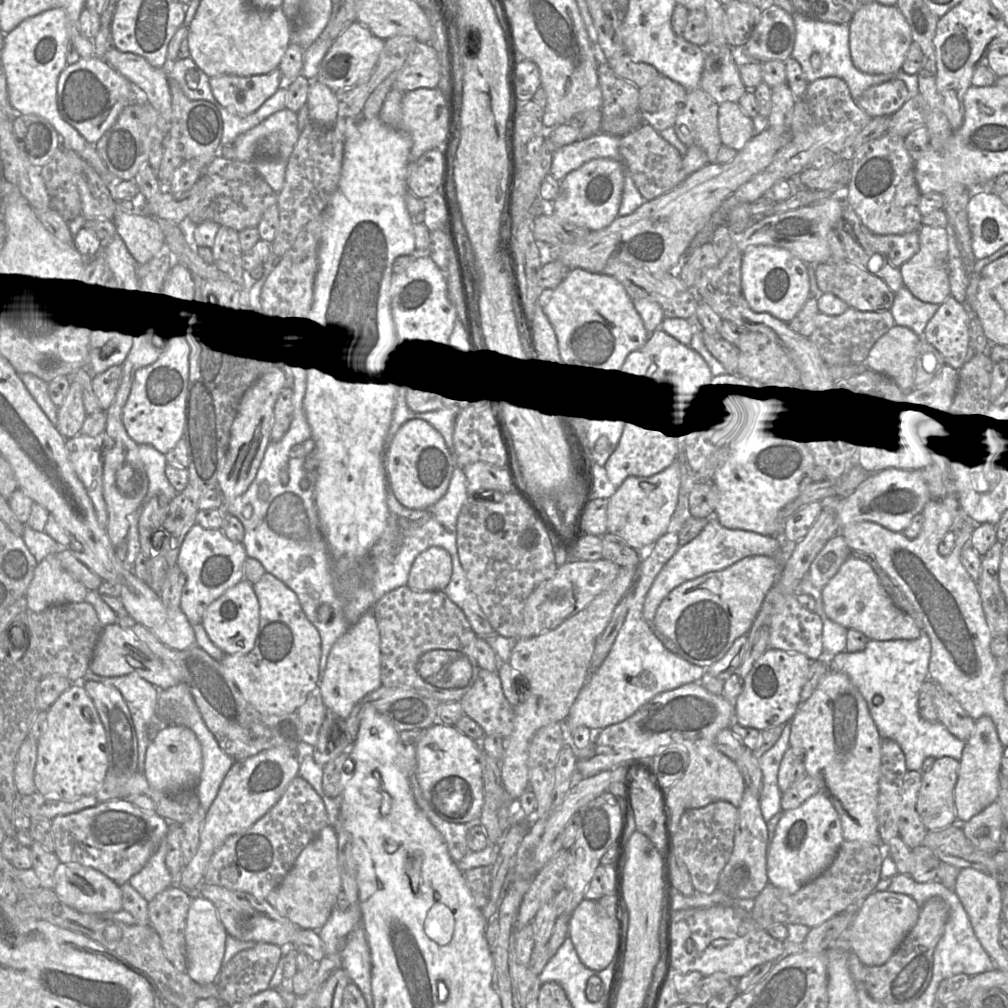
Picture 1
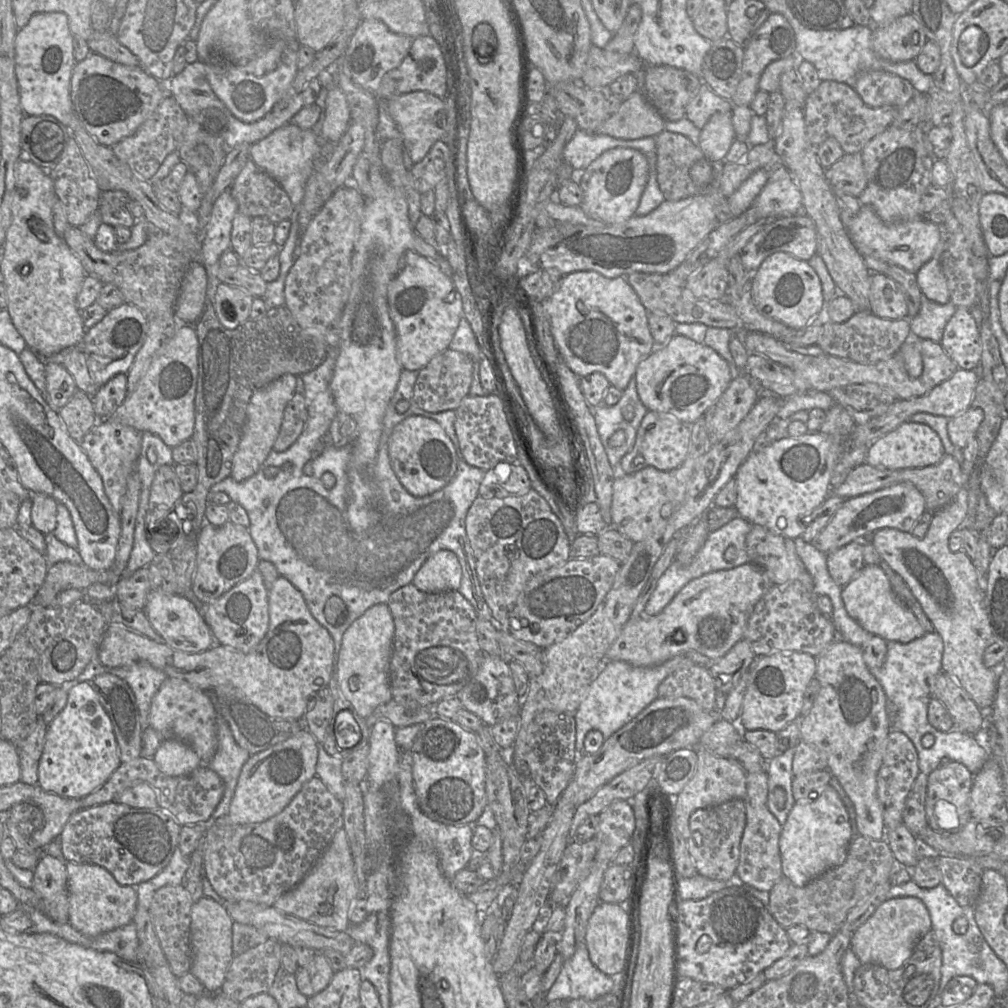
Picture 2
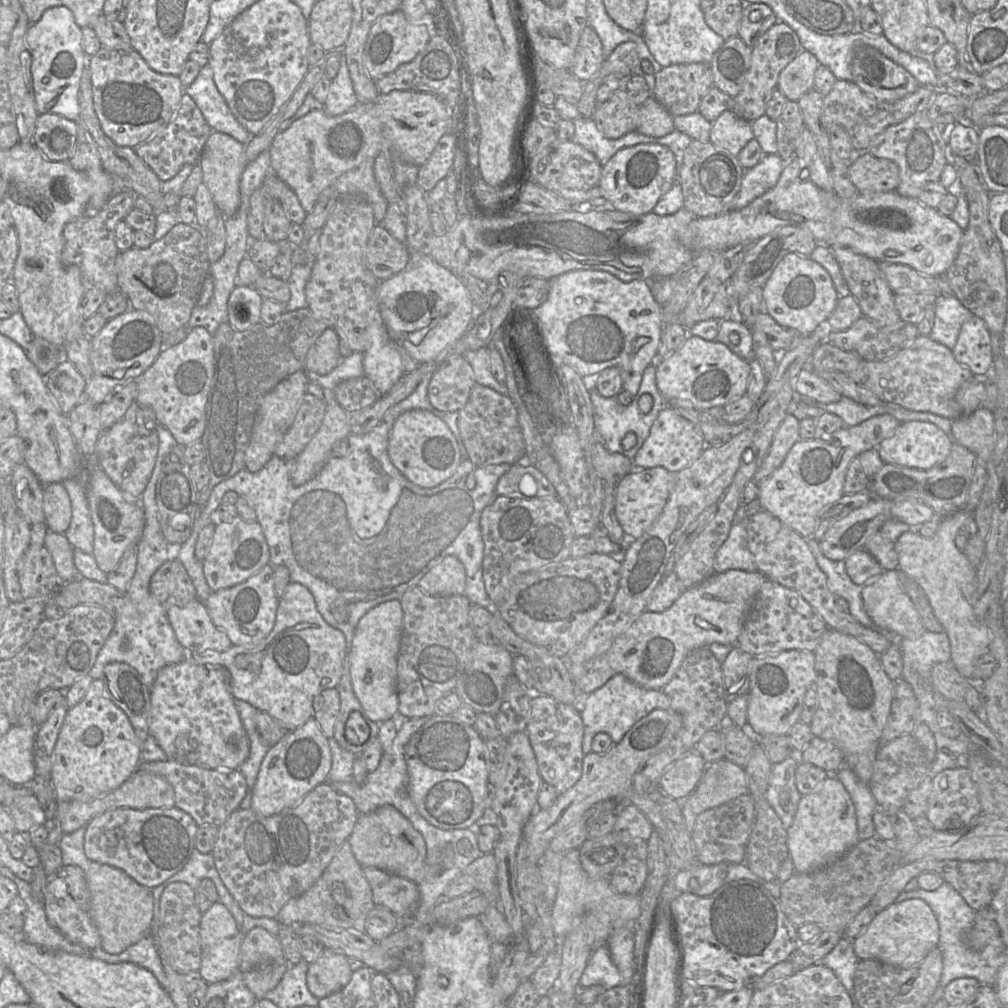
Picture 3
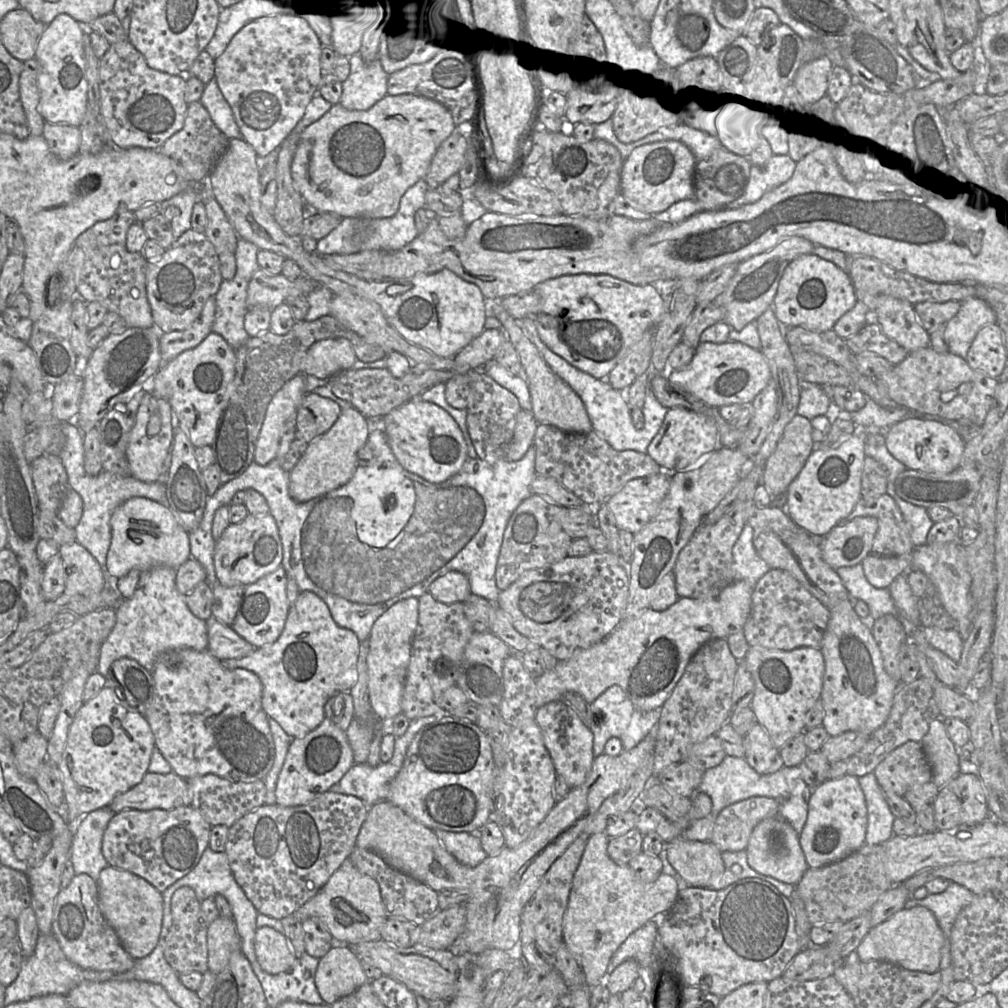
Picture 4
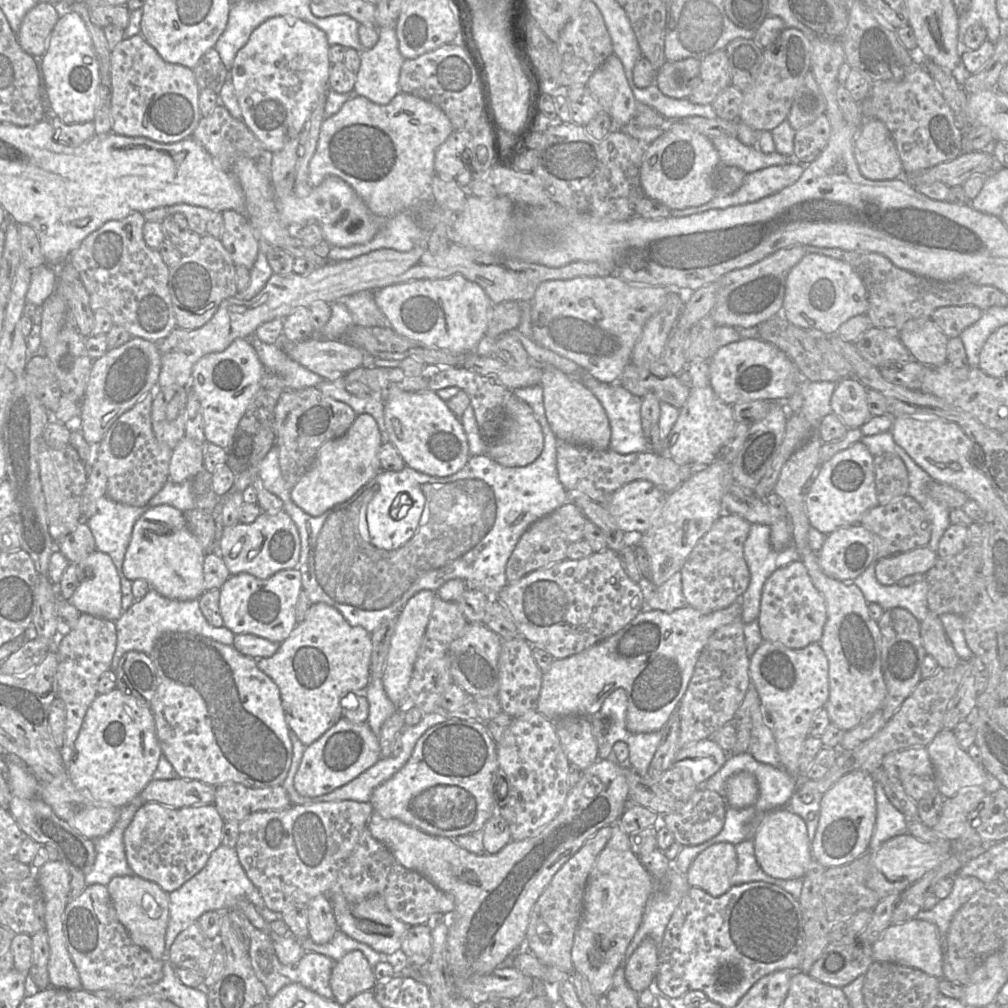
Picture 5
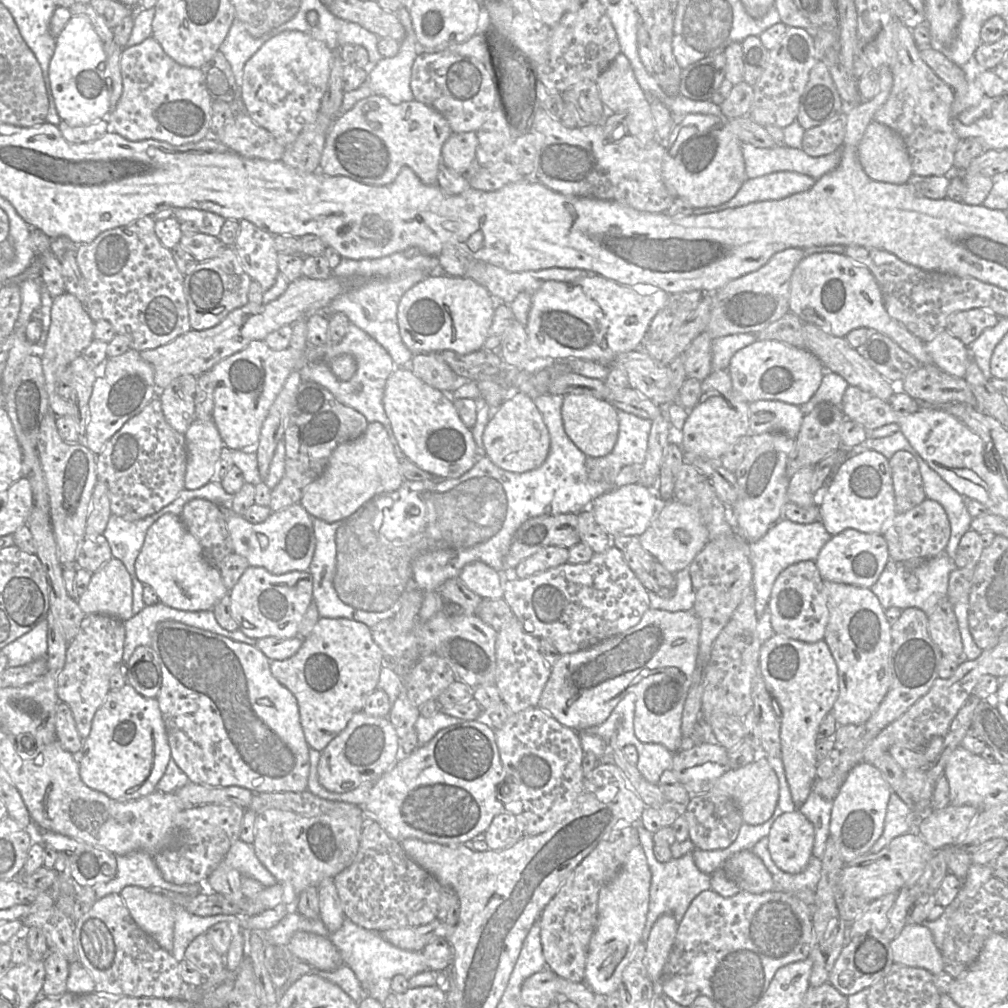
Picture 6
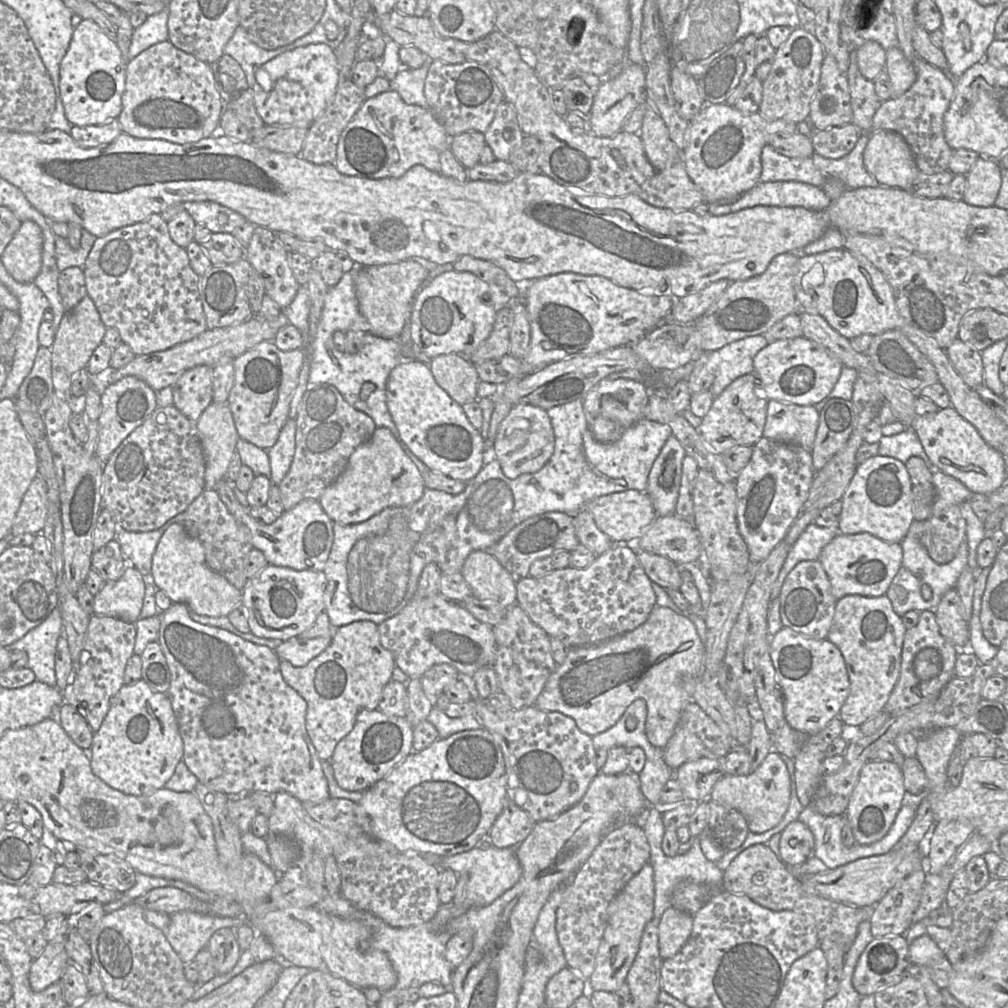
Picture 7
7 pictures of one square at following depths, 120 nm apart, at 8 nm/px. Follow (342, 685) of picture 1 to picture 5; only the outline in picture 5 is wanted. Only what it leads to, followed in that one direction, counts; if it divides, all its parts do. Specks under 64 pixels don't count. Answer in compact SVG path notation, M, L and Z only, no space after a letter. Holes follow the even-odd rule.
M422 590L411 597L397 615L394 633L390 641L386 665L381 677L384 690L390 701L398 707L404 698L433 608L436 593Z

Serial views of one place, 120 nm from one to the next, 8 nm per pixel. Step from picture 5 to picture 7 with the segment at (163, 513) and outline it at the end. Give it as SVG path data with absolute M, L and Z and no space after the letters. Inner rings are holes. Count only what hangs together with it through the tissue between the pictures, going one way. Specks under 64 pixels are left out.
M181 523L171 524L161 536L153 554L150 574L153 584L173 603L183 603L199 615L227 617L242 602L242 592L208 566L203 545L191 537Z

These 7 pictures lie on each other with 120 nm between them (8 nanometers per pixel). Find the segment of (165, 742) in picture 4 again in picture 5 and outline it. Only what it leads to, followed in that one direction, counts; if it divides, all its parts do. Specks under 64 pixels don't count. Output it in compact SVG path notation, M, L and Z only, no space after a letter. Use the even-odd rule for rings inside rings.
M166 632L155 642L150 654L157 673L157 690L150 703L155 721L156 736L162 755L169 761L178 776L187 780L197 780L211 786L235 782L249 788L267 788L282 786L291 767L293 748L290 729L285 719L281 695L278 686L257 665L257 659L245 656L232 645L215 641L211 638L188 632Z

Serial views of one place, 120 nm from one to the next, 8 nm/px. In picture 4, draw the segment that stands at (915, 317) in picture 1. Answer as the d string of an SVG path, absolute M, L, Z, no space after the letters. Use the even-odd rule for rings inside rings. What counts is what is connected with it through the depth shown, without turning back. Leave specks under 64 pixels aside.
M969 298L961 303L959 312L944 325L944 340L949 352L965 359L977 333L986 325L996 323L993 309L983 300Z

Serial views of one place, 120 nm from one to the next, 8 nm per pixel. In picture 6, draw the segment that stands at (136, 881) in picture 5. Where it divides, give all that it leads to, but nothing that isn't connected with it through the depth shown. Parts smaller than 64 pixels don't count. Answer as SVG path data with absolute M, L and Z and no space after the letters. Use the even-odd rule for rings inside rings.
M125 886L119 894L137 925L163 949L171 952L174 934L174 904L163 893L139 886Z

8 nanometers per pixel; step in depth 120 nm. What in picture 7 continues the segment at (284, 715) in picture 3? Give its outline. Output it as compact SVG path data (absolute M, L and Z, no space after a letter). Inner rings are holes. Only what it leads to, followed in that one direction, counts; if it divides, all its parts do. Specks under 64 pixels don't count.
M356 621L333 630L330 645L308 664L295 667L286 660L280 661L284 681L307 703L305 725L309 738L321 761L330 761L336 745L353 729L361 710L377 710L385 685L391 680L396 667L390 651L380 643L378 625L371 621Z

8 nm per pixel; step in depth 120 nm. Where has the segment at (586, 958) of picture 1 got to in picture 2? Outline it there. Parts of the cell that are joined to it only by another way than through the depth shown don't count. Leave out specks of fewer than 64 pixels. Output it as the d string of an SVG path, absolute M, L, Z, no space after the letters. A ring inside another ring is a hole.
M600 902L589 918L584 938L591 962L607 975L623 974L627 967L632 935L632 918L626 906Z

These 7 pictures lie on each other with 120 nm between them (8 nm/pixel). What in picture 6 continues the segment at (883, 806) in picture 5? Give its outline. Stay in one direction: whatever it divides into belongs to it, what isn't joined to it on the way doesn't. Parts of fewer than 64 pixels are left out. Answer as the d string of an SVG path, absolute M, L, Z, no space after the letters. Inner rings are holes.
M892 792L887 806L883 832L867 854L881 851L894 838L912 831L915 825L914 811L896 793Z

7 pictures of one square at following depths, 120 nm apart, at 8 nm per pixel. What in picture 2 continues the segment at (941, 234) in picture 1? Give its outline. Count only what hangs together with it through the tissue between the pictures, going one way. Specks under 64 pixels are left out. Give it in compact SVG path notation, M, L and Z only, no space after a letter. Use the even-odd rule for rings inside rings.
M943 230L943 239L939 242L934 255L915 274L922 294L938 304L947 304L950 301L947 282L941 267L941 255L946 247L946 236Z

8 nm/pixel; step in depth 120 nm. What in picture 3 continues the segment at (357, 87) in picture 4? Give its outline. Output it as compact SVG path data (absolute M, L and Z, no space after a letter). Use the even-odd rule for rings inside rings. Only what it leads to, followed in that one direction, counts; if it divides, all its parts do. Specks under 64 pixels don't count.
M345 58L341 59L340 68L331 80L325 103L322 105L329 116L338 116L356 107L358 99L353 89Z

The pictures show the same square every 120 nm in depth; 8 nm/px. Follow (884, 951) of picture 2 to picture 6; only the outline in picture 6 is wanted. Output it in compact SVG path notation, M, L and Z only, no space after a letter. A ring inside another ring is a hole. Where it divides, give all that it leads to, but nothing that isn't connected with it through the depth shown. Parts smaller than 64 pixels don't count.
M906 924L900 934L891 940L890 946L894 963L908 967L924 968L932 975L937 975L944 971L942 953L935 945L930 929L922 924Z

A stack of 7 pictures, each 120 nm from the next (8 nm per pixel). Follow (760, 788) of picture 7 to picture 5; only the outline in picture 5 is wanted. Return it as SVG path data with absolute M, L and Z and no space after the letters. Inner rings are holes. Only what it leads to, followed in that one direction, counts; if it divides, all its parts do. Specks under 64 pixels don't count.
M743 771L730 777L726 783L726 800L730 807L747 808L754 806L759 794L756 777Z

